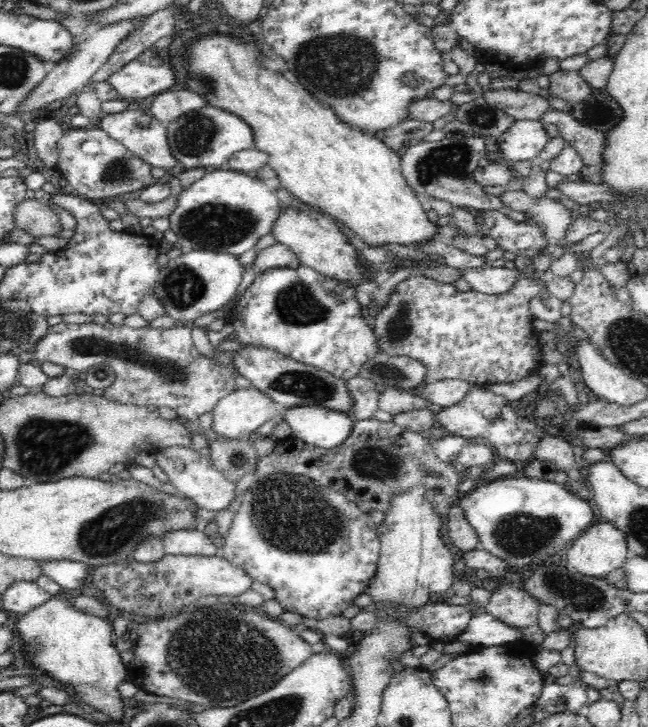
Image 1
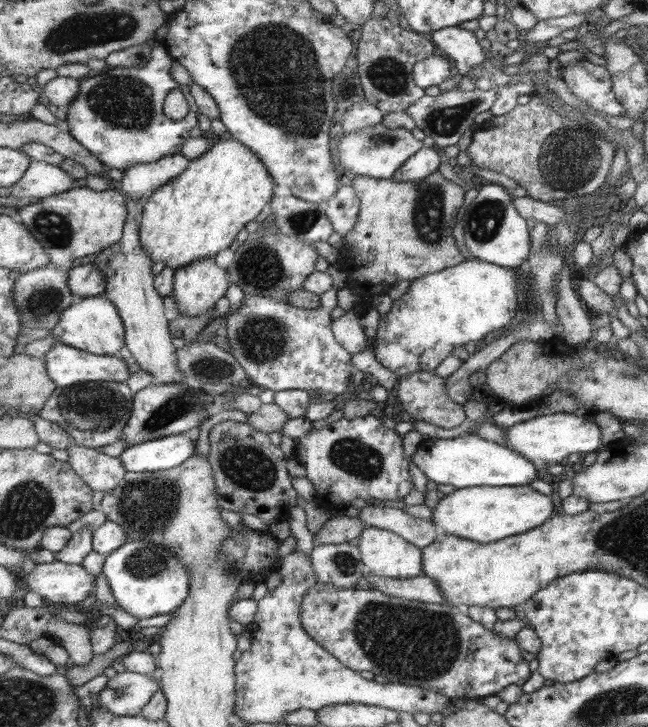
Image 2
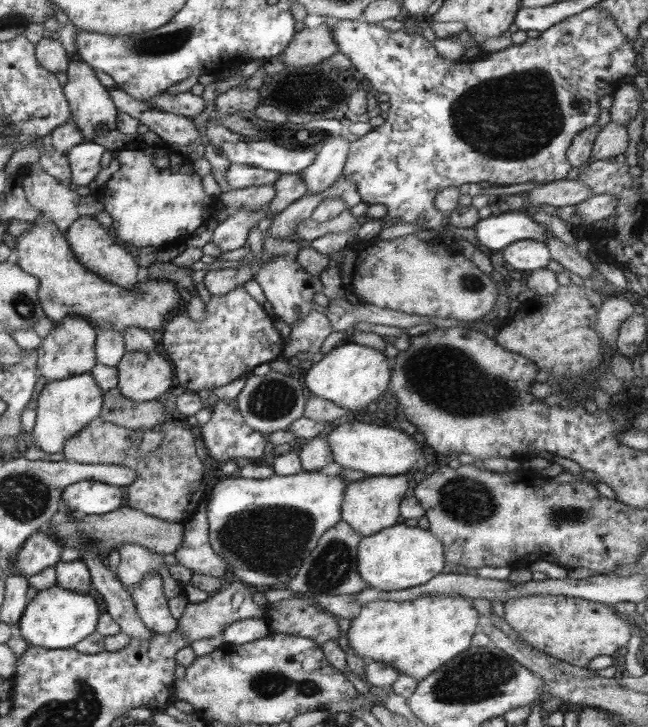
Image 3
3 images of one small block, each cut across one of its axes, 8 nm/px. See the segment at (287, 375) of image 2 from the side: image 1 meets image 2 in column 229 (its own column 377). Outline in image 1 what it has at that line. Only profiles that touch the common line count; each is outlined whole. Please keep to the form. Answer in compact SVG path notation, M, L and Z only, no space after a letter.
M517 270L517 282L510 292L488 295L472 289L460 291L454 284L412 275L402 280L388 295L384 308L373 318L374 335L377 336L378 351L392 356L408 356L420 361L427 370L429 381L458 379L470 384L483 386L493 382L512 382L524 380L538 372L545 364L542 359L542 344L532 326L529 302L542 289L543 283L537 275Z

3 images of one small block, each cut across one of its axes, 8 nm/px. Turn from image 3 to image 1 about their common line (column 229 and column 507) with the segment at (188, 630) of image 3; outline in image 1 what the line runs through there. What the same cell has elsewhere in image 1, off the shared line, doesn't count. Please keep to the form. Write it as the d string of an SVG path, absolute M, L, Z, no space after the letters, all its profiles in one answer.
M500 585L496 587L484 611L492 614L512 628L528 628L538 625L540 602L523 588Z

